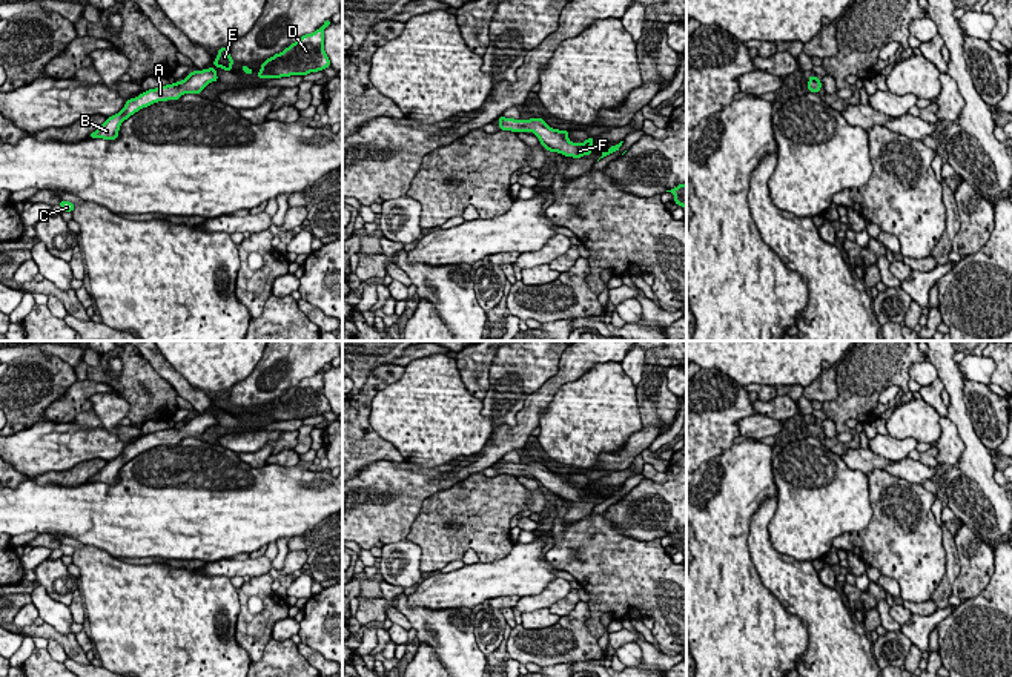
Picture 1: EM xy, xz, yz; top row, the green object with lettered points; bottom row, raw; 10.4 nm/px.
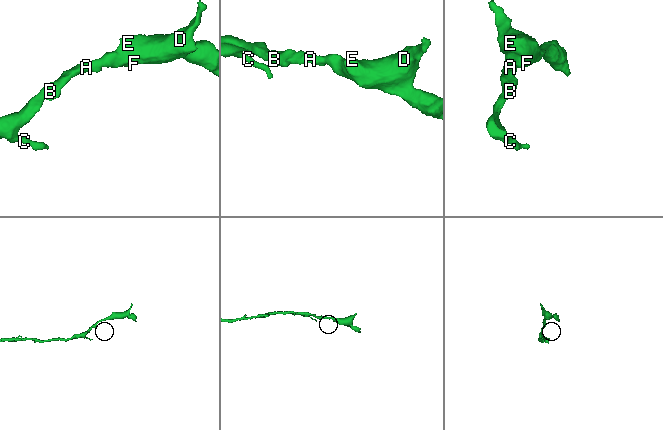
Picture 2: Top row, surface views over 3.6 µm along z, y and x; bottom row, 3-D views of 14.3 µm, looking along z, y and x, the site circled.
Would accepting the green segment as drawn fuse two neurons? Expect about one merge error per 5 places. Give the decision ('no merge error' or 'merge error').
no merge error

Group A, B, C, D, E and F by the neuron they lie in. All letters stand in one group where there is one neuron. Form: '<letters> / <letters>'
A B C D E F

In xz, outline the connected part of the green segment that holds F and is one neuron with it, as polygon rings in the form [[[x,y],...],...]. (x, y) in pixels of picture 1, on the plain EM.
[[[499,461],[499,473],[501,474],[511,474],[511,476],[533,476],[541,488],[548,494],[548,496],[559,496],[565,500],[573,500],[573,502],[580,502],[582,499],[590,500],[591,499],[591,488],[594,481],[590,481],[584,487],[571,487],[568,484],[568,476],[553,473],[550,471],[542,462],[530,462],[528,465],[525,464],[514,464],[514,462],[505,462]]]

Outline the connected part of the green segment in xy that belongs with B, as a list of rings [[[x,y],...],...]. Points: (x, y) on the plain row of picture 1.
[[[213,411],[193,414],[184,424],[174,428],[160,430],[140,438],[135,442],[126,445],[124,451],[109,461],[89,482],[117,484],[118,473],[124,464],[158,445],[178,444],[186,436],[200,438],[209,427],[218,425],[217,414]]]

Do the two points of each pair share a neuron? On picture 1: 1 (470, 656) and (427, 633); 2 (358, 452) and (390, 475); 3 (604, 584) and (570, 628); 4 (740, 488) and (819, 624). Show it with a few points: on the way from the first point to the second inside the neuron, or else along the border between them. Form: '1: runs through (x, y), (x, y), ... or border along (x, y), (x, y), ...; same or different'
1: runs through (459, 650), (443, 633), (438, 633); same
2: border along (404, 461), (372, 461), (358, 473); different
3: border along (585, 602), (588, 608), (587, 630), (598, 639); different
4: border along (776, 496), (765, 498), (753, 515), (748, 548); different

